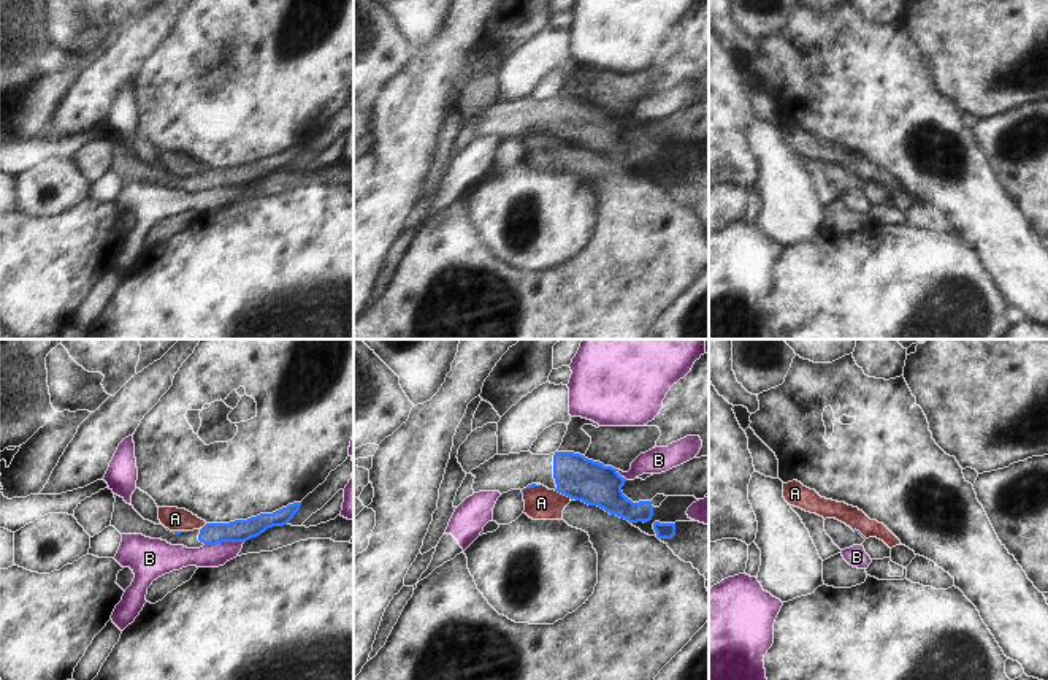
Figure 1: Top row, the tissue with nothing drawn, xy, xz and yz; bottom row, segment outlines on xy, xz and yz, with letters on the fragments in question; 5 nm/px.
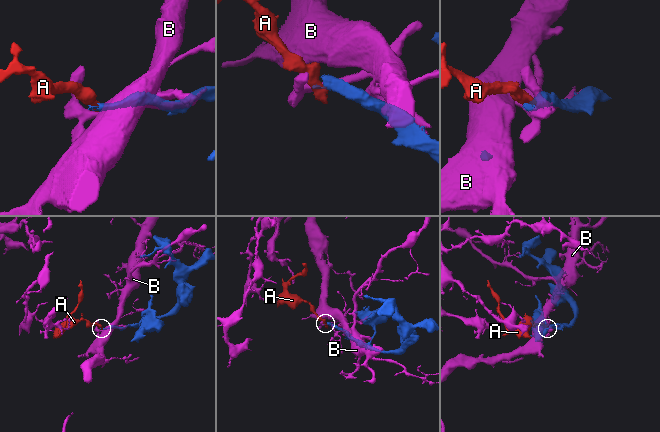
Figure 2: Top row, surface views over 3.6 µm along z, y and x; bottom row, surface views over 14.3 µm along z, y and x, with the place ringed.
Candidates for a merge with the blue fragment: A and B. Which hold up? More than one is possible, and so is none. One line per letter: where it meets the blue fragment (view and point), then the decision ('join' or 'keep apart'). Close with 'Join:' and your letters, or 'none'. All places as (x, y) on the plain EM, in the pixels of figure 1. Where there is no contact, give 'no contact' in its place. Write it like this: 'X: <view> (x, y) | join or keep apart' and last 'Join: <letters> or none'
A: xz (563, 138) | keep apart
B: xy (224, 186) | keep apart
Join: none

